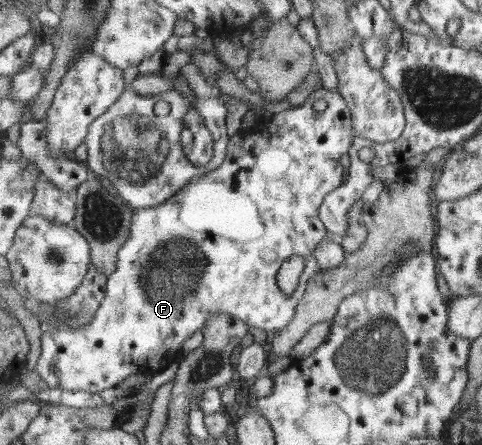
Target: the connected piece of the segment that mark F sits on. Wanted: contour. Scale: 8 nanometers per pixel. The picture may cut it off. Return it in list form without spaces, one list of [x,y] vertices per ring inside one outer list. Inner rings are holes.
[[[322,86],[304,104],[269,116],[269,121],[262,128],[254,130],[254,134],[250,134],[244,143],[240,133],[236,132],[230,139],[227,157],[220,165],[220,168],[193,178],[184,189],[160,206],[148,209],[134,207],[130,237],[120,249],[117,269],[109,275],[107,293],[98,312],[95,314],[95,319],[81,328],[55,328],[50,331],[43,331],[40,338],[42,351],[36,365],[42,380],[48,384],[49,388],[61,388],[62,390],[78,392],[84,390],[90,393],[98,393],[102,392],[102,390],[117,387],[130,374],[156,374],[156,372],[166,368],[170,362],[177,361],[179,355],[182,354],[185,342],[192,338],[198,330],[202,331],[205,329],[211,314],[220,312],[233,314],[244,320],[247,325],[266,331],[270,336],[279,330],[284,330],[293,321],[295,314],[297,314],[298,305],[301,304],[303,296],[305,296],[309,280],[321,270],[320,263],[316,261],[316,256],[314,256],[314,251],[322,241],[326,240],[326,234],[328,234],[327,226],[321,217],[321,207],[325,204],[326,197],[344,184],[344,166],[340,164],[340,158],[344,154],[349,154],[354,137],[353,114],[349,104],[346,103],[340,92],[330,92],[328,88]],[[318,100],[324,100],[328,104],[323,112],[316,112],[314,110],[314,104]],[[294,254],[304,258],[305,266],[300,275],[296,292],[292,296],[288,296],[278,286],[276,274],[278,274],[280,266],[286,260],[290,260],[290,256],[294,256]]]

